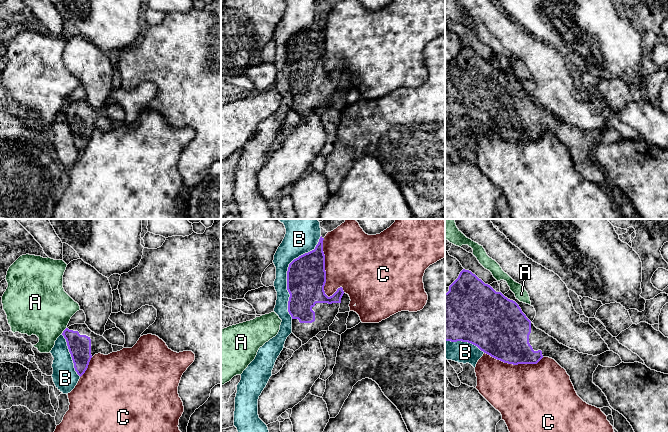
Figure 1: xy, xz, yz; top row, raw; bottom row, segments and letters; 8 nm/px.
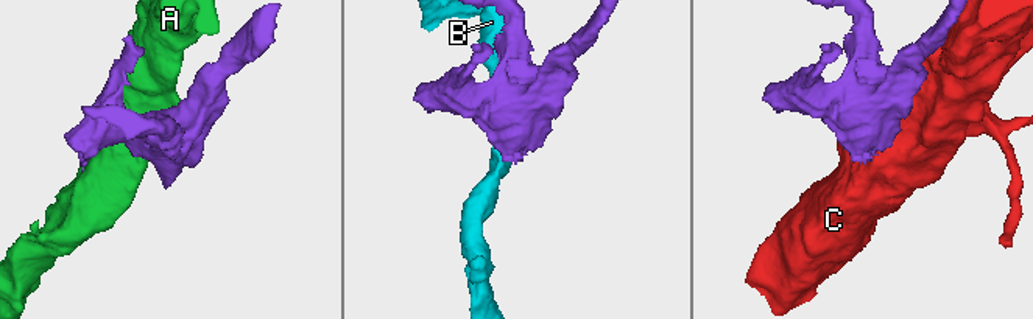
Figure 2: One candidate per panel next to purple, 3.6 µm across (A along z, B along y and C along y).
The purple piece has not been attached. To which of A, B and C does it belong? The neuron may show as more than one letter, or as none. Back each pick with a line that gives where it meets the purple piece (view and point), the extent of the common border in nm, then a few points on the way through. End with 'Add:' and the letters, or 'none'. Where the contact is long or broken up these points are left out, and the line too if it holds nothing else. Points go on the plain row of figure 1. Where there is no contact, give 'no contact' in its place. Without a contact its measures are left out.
Add: none

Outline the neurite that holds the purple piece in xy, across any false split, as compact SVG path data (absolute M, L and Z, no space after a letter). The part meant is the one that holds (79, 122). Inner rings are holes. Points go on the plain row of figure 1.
M74 100L66 104L62 111L66 115L74 144L81 153L88 144L91 134L98 129L108 131L113 128L103 112L92 108L86 100Z

